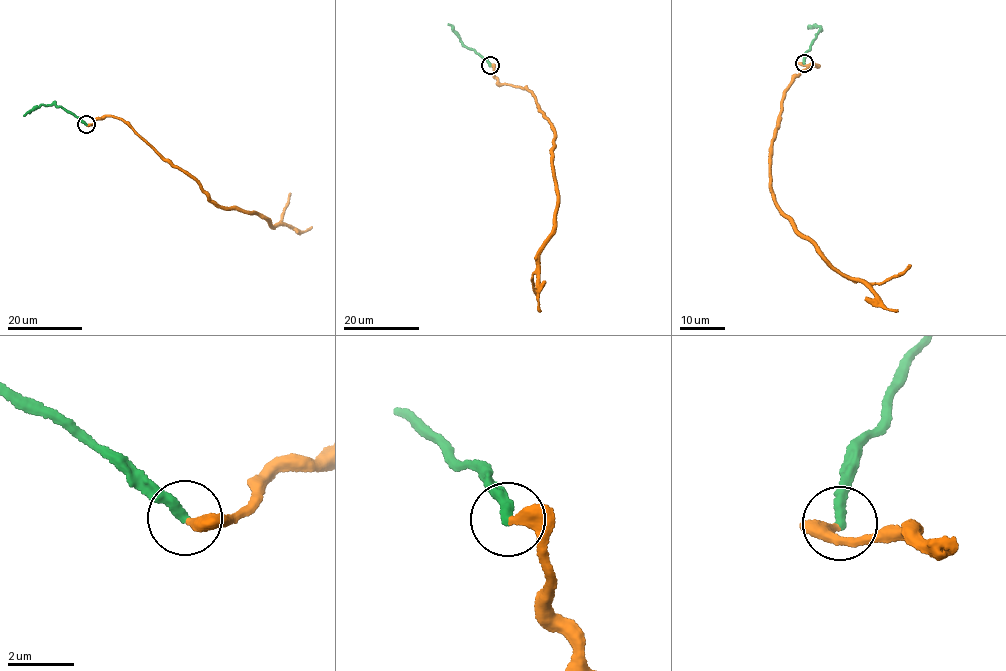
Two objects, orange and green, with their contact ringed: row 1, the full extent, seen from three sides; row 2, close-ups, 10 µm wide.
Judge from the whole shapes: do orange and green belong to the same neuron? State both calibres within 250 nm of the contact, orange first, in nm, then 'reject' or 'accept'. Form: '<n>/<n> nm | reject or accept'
380/320 nm | accept

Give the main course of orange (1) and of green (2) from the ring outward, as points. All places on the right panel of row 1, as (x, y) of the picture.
1: (803, 63), (816, 64), (795, 75), (782, 97), (769, 148), (779, 208), (848, 276), (880, 284), (911, 264)
2: (804, 63), (810, 45), (821, 30), (814, 25), (808, 28)

